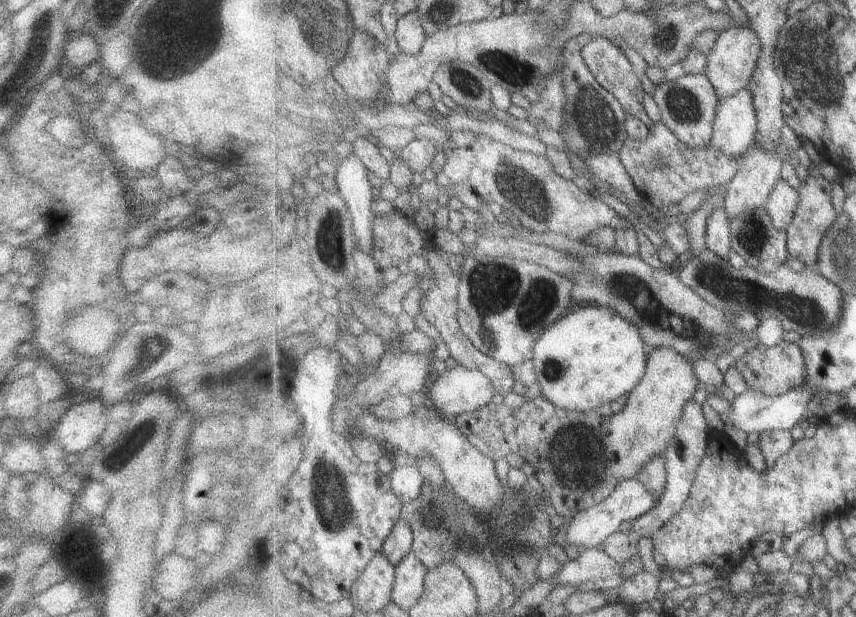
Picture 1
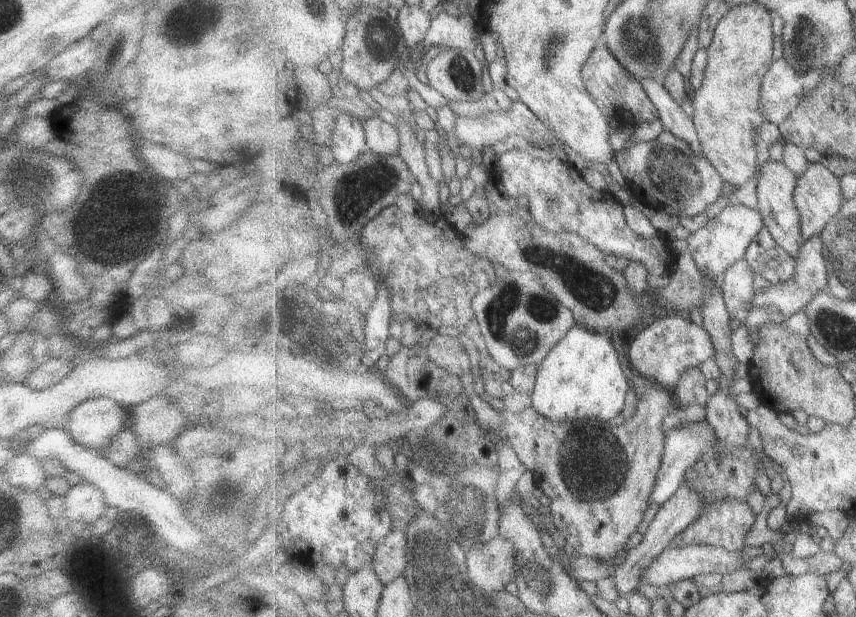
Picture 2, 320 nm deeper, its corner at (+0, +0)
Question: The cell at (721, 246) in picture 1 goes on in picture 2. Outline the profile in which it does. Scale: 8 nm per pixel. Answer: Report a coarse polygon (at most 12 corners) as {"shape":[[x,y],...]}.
{"shape":[[743,259],[719,280],[733,319],[746,324],[754,271]]}

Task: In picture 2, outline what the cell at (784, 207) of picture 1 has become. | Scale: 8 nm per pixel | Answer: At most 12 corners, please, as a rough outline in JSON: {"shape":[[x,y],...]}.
{"shape":[[767,160],[756,184],[764,226],[793,258],[805,242],[798,177]]}

